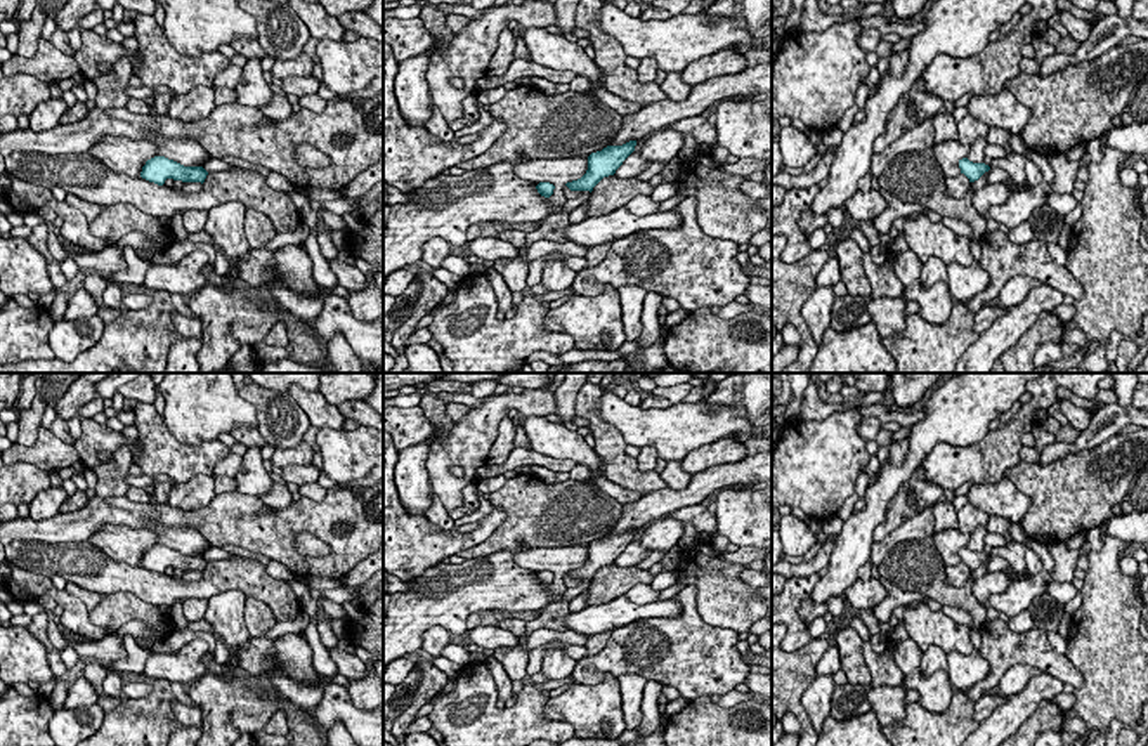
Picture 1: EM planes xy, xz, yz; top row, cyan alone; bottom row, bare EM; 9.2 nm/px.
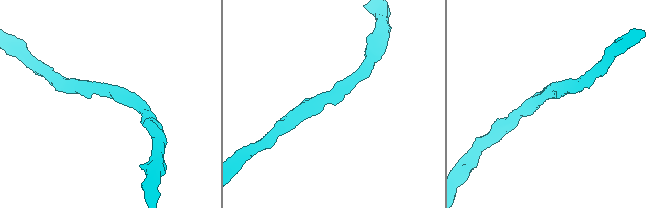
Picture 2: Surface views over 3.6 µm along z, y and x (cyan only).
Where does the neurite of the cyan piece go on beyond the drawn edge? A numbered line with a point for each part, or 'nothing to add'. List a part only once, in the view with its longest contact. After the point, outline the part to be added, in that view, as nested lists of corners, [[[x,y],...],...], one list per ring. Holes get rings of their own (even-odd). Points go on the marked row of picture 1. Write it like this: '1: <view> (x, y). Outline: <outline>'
nothing to add

